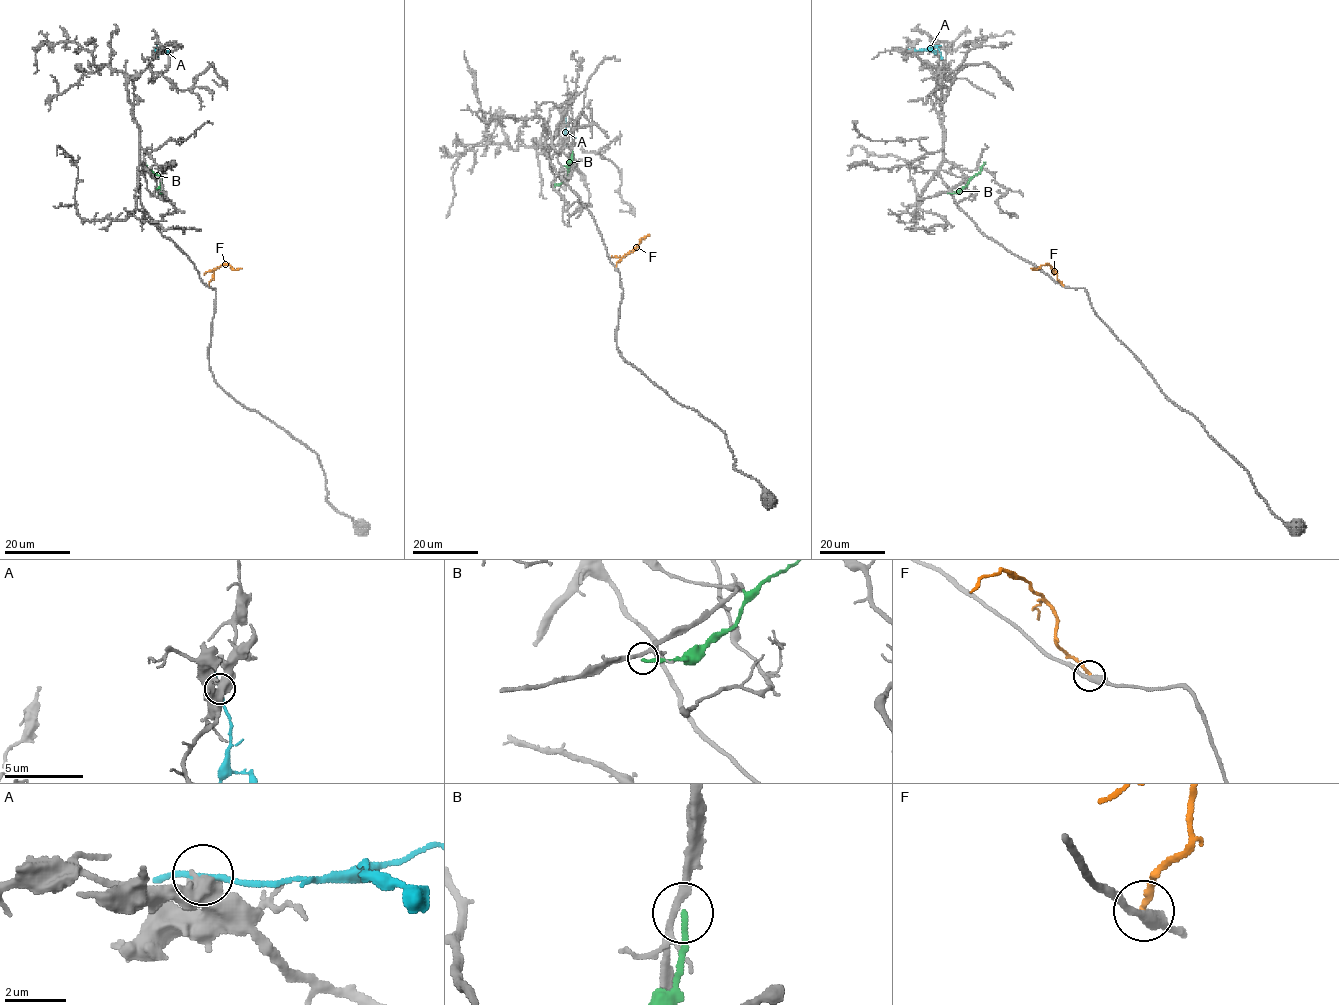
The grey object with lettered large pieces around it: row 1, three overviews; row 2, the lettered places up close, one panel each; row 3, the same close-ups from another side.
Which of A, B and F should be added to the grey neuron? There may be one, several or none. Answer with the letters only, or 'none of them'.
none of them

